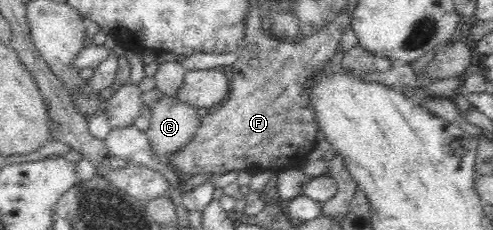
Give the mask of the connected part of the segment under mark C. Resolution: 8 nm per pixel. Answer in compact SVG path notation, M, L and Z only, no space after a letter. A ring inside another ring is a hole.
M163 94L151 104L151 111L146 136L151 144L151 150L155 152L159 161L167 162L173 152L180 150L195 135L201 117L197 114L196 108L167 94Z

